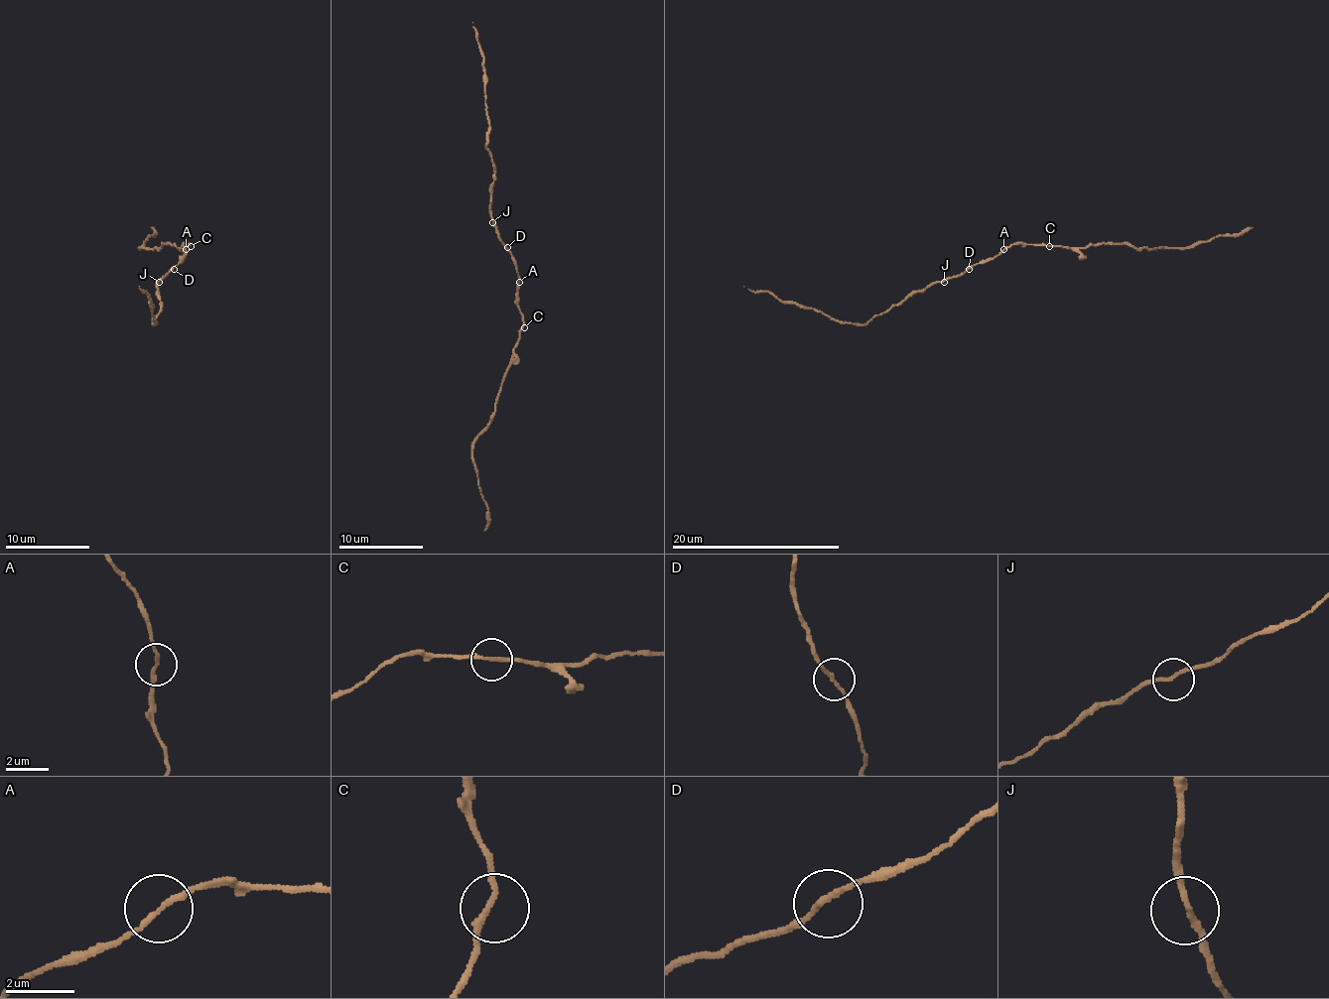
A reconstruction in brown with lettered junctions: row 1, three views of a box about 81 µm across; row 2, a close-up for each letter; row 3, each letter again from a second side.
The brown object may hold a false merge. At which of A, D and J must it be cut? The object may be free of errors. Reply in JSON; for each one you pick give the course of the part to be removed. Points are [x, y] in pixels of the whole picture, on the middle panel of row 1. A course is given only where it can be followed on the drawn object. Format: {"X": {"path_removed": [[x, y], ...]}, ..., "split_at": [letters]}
{"split_at": []}

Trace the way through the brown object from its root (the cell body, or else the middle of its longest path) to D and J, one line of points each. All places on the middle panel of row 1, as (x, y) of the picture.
D: (517, 271), (507, 247)
J: (517, 271), (511, 252), (492, 222)

